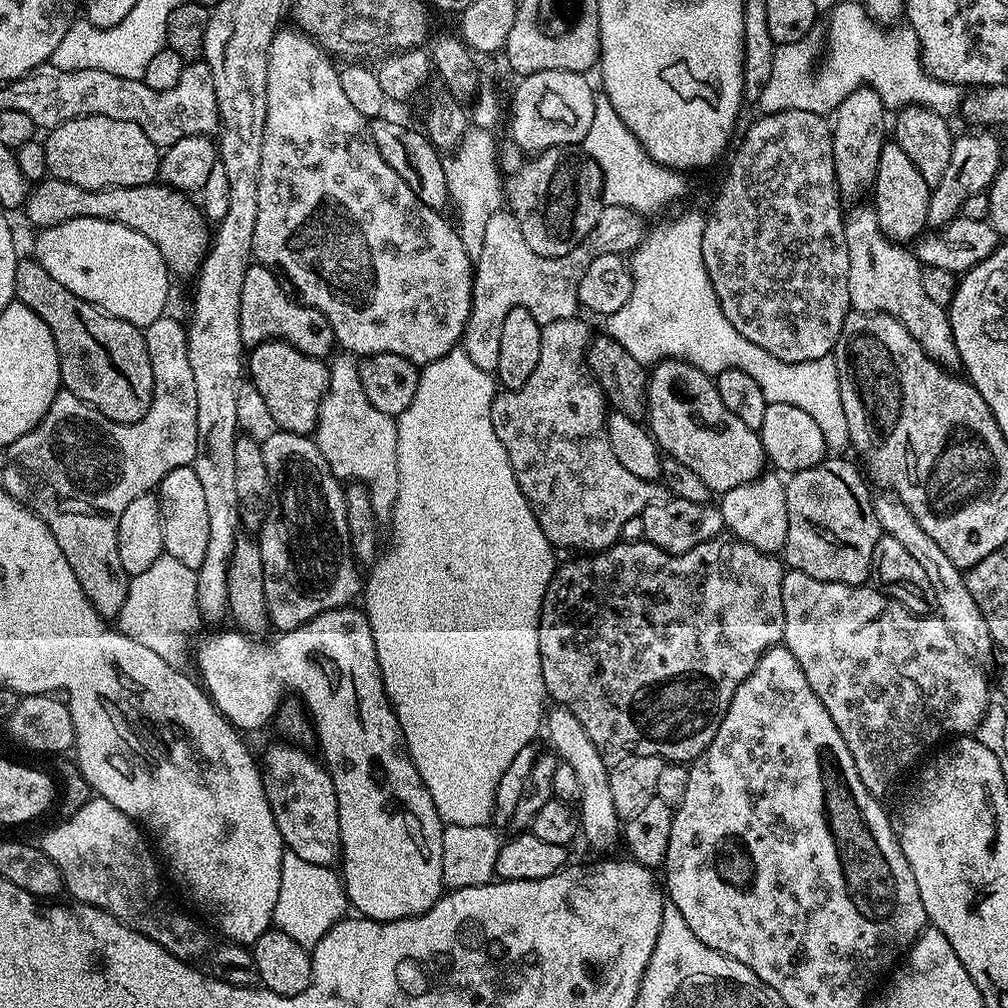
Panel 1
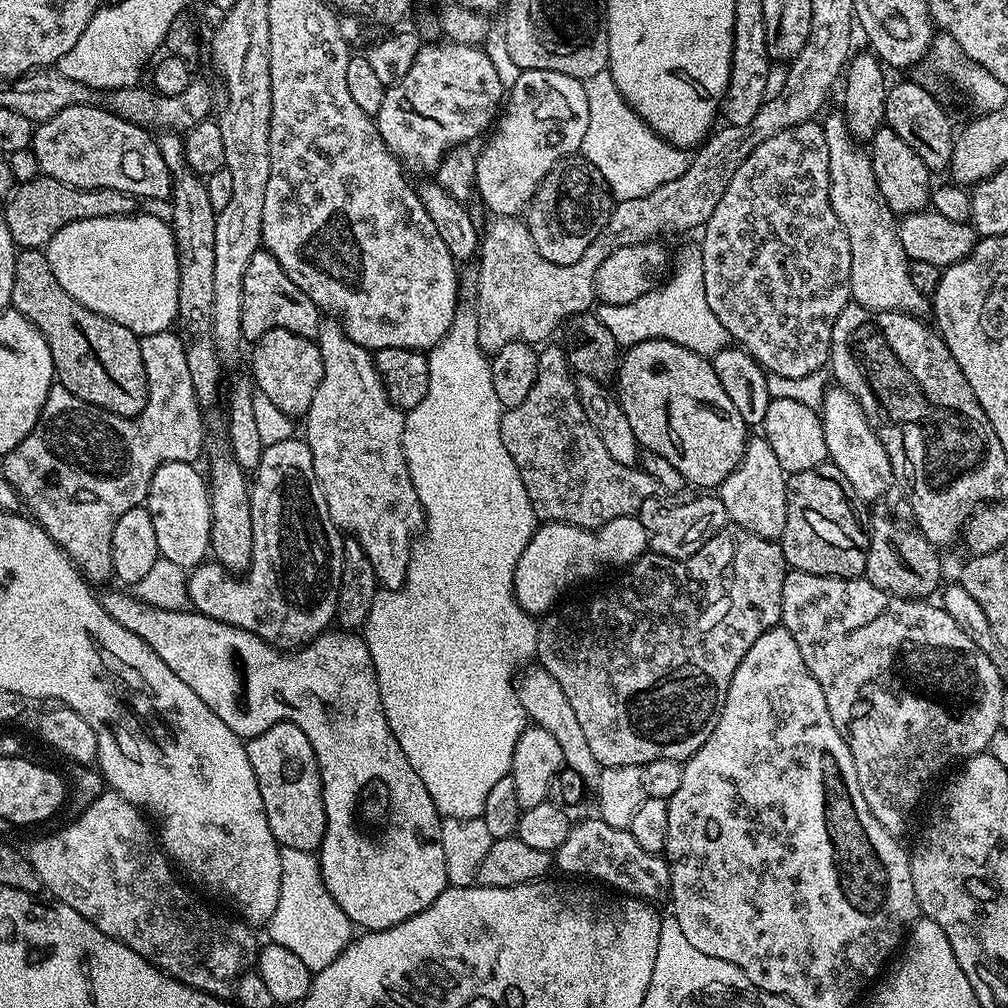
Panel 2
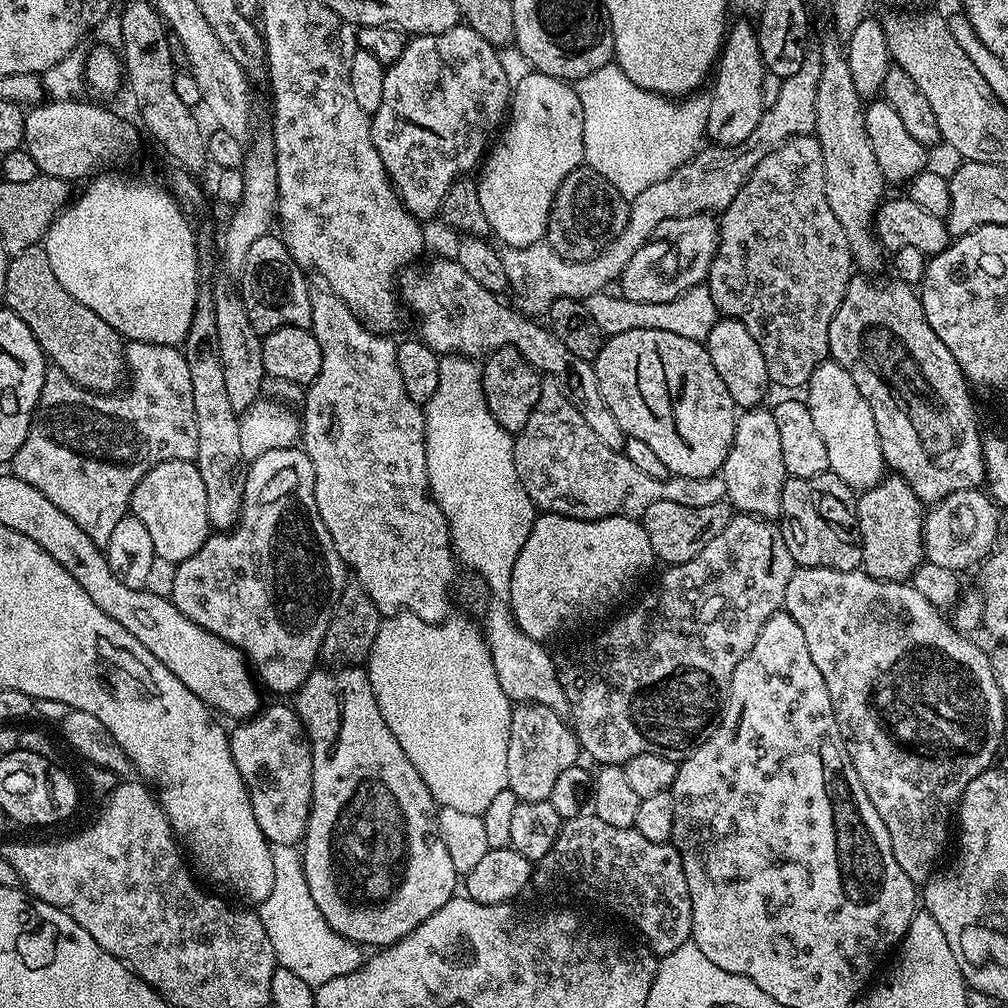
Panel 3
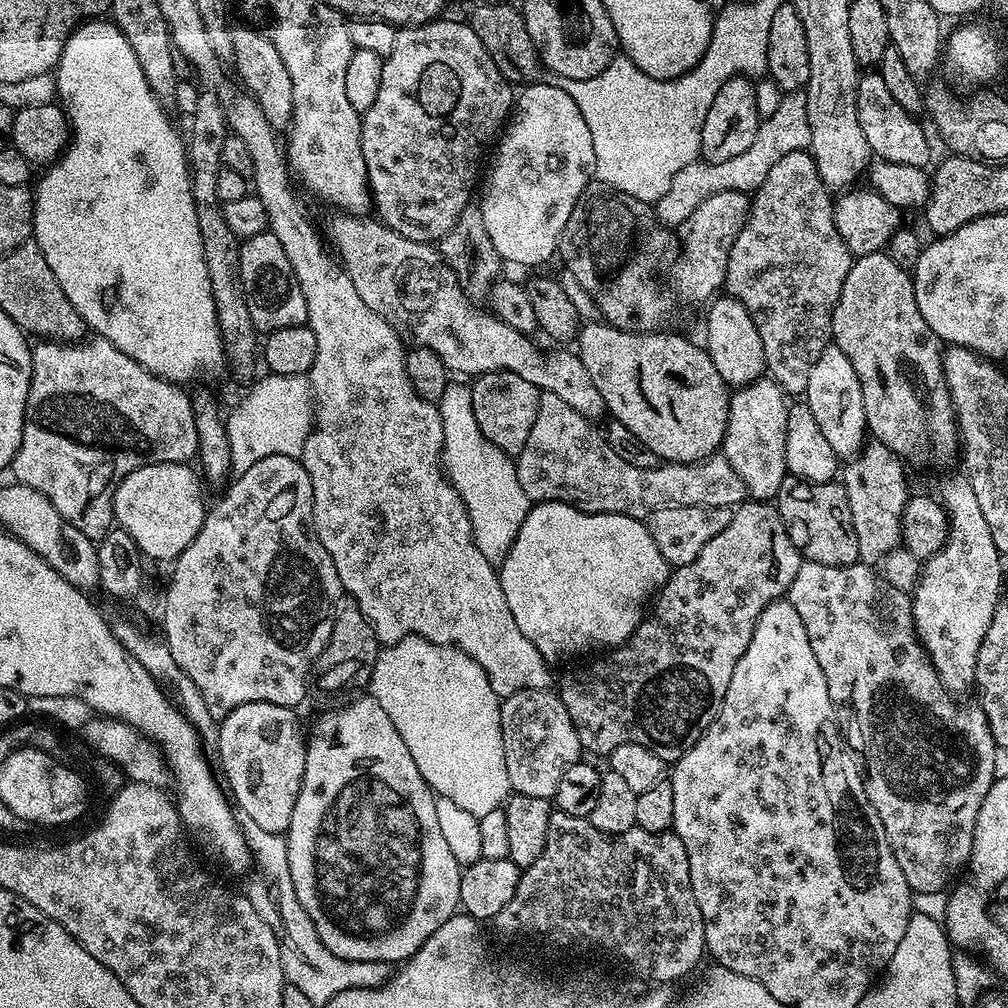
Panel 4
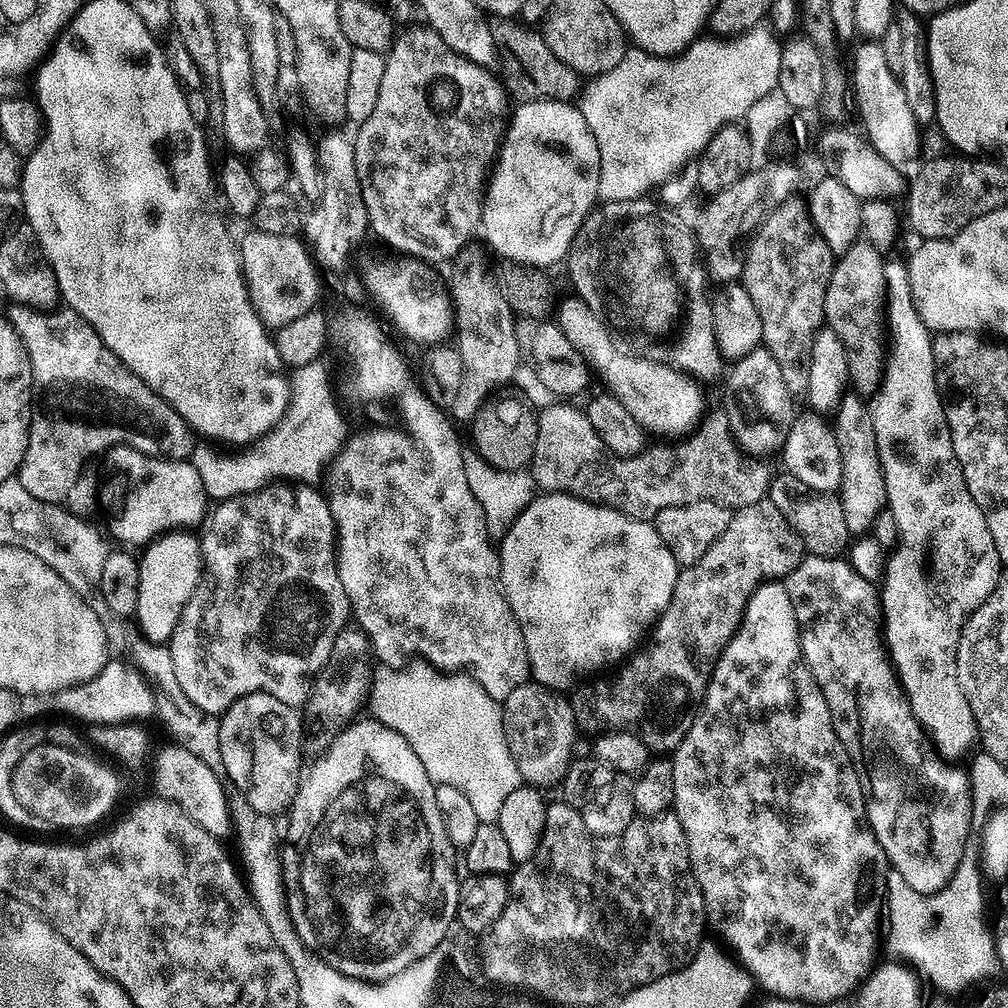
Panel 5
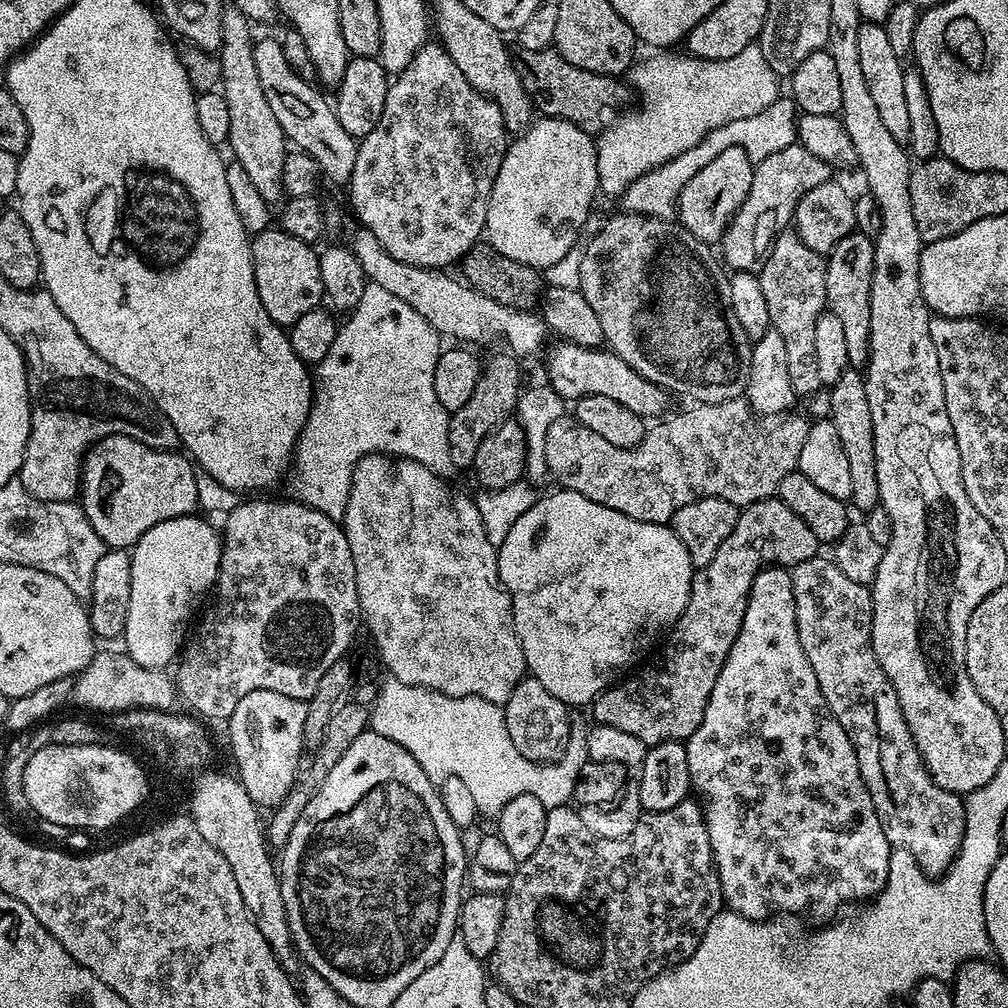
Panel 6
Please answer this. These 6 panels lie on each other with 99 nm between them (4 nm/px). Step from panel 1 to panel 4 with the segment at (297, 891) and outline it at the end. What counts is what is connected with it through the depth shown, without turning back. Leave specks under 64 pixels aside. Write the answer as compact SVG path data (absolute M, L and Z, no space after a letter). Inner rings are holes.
M244 820L242 827L254 868L257 868L256 877L249 882L246 895L254 910L262 914L262 922L266 922L266 926L270 926L270 930L274 930L278 938L285 981L298 986L298 990L302 990L302 994L306 994L306 998L310 998L310 1002L318 1006L326 1006L333 996L345 992L347 988L379 988L388 983L389 965L338 958L330 954L326 946L322 946L318 930L314 930L310 914L302 910L302 902L298 902L294 882L290 882L287 839L281 834L270 834L270 830L262 830L249 820Z

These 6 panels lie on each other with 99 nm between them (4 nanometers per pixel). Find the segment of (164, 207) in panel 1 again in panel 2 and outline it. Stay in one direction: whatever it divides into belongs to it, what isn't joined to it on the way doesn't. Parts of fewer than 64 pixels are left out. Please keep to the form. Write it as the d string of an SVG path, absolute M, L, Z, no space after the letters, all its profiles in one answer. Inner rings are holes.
M43 174L30 182L17 184L7 197L2 214L17 249L43 249L70 222L82 222L86 218L106 218L107 216L131 216L137 211L137 197L126 196L122 190L109 188L75 188L66 186L54 178Z

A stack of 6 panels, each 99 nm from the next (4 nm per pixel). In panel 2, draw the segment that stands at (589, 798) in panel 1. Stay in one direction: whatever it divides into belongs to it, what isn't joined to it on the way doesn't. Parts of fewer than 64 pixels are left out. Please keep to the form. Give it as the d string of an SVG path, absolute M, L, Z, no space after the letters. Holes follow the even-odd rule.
M533 666L523 672L524 669L519 673L516 693L525 717L533 725L550 730L550 734L554 734L555 741L562 749L565 765L570 770L578 770L578 774L582 774L582 778L589 786L595 785L600 776L600 763L598 758L594 758L594 753L591 752L590 746L586 742L586 734L582 731L582 725L578 722L573 708L570 707L570 701L566 699L566 694L562 694L562 686L558 686L558 682L554 682L554 678L550 678L550 674L545 668Z

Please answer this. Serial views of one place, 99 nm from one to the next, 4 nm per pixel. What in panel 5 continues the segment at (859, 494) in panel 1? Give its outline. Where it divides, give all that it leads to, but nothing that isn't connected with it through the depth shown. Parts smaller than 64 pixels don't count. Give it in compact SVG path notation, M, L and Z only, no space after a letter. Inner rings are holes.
M777 472L777 476L775 473L768 485L767 499L772 500L774 506L778 506L778 510L782 510L786 522L790 522L792 529L800 535L805 549L814 556L843 557L850 548L850 533L839 495L810 490L806 482L798 482L798 478L794 478L788 472Z

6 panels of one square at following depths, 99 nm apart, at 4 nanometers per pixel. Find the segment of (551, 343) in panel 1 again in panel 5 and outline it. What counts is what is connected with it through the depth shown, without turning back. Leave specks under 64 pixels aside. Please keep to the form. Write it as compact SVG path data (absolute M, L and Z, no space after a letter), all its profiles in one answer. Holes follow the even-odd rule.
M572 402L552 403L556 404L539 409L536 417L538 438L530 465L533 485L545 493L564 492L649 522L655 521L658 510L666 510L666 506L718 502L735 510L767 497L767 463L747 455L737 444L722 410L709 411L696 431L677 442L649 446L641 456L619 456L598 438L587 411L579 412Z

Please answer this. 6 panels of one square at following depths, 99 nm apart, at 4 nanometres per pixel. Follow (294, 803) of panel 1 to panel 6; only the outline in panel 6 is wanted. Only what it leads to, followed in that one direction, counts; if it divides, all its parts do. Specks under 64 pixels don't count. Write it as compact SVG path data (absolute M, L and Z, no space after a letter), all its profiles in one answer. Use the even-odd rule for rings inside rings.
M254 690L246 694L234 706L234 714L226 721L228 727L228 744L232 747L232 760L236 763L235 775L246 786L246 794L261 809L271 810L281 804L286 794L297 784L298 773L301 771L300 756L304 751L304 723L306 722L307 703L303 700L286 698L286 694L274 694L274 690Z

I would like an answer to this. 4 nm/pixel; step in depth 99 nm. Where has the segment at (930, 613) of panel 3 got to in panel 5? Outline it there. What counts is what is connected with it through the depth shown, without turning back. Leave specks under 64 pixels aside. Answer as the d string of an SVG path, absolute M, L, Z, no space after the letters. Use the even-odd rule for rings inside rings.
M811 554L805 555L782 583L786 594L790 594L790 606L794 606L800 627L804 661L826 698L826 706L830 706L832 725L856 773L866 781L864 805L868 821L891 869L916 892L932 895L942 890L970 848L968 835L972 832L974 815L972 781L965 769L963 772L943 760L945 757L934 747L929 733L912 710L908 693L904 691L886 647L882 631L882 596L877 585L858 574L847 559Z

